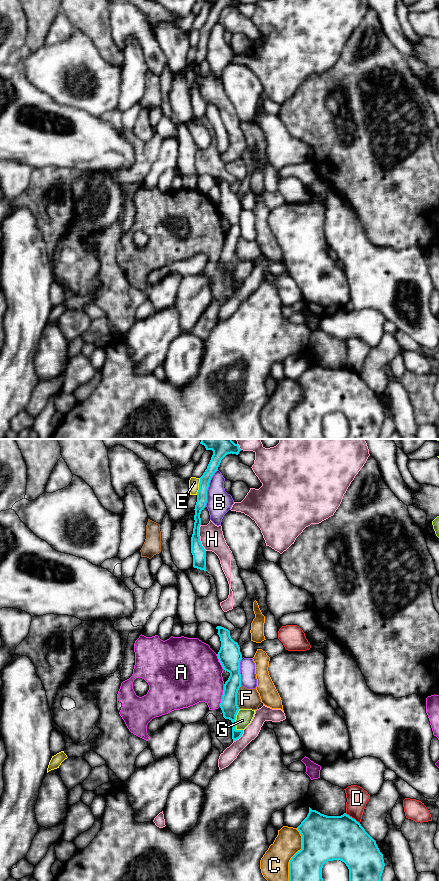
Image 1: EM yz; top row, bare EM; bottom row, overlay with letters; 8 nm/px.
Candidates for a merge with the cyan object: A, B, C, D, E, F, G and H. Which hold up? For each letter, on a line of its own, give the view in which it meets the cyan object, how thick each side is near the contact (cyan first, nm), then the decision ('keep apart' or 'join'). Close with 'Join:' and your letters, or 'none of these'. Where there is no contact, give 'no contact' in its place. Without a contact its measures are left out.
A: meets cyan in yz; 140 nm thick on the cyan side, 400 nm on the other; keep apart
B: meets cyan in yz; 90 nm thick on the cyan side, 200 nm on the other; keep apart
C: meets cyan in yz; 300 nm thick on the cyan side, 240 nm on the other; keep apart
D: meets cyan in yz; 360 nm thick on the cyan side, 170 nm on the other; keep apart
E: meets cyan in yz; 90 nm thick on the cyan side, 80 nm on the other; keep apart
F: meets cyan in yz; 140 nm thick on the cyan side, 160 nm on the other; keep apart
G: meets cyan in yz; 140 nm thick on the cyan side, 130 nm on the other; keep apart
H: meets cyan in yz; 110 nm thick on the cyan side, 190 nm on the other; keep apart
Join: none of these

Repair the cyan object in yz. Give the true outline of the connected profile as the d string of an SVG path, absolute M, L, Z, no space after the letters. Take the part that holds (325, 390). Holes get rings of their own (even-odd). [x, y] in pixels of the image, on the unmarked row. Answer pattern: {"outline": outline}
{"outline": "M309 359L307 369L297 379L302 388L302 401L289 414L289 435L286 439L325 439L322 430L323 417L340 412L349 421L347 439L379 439L384 422L383 406L376 393L359 374L344 365L327 368Z"}

